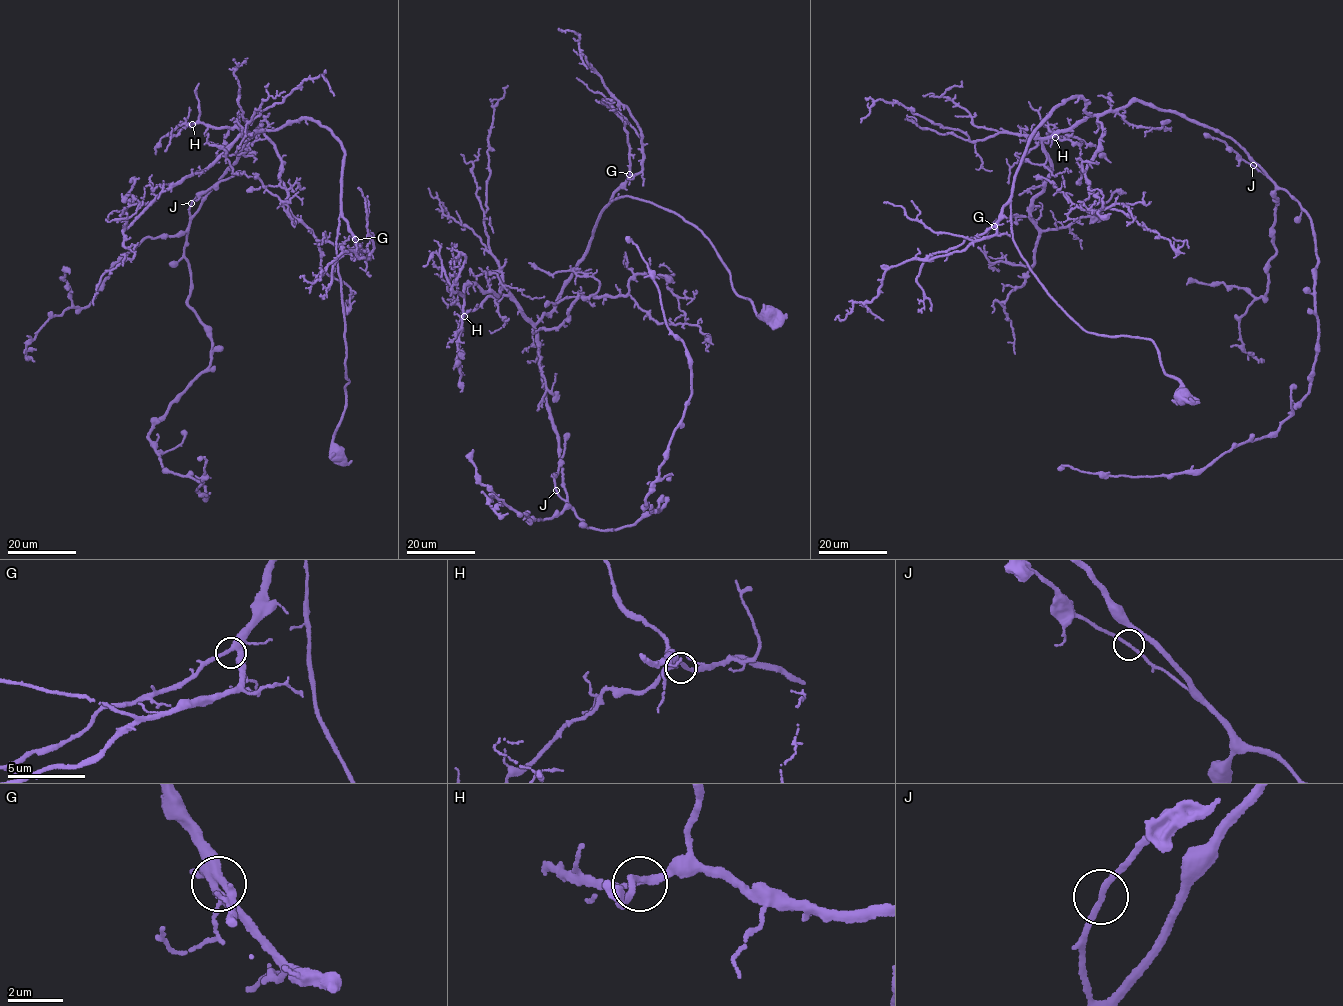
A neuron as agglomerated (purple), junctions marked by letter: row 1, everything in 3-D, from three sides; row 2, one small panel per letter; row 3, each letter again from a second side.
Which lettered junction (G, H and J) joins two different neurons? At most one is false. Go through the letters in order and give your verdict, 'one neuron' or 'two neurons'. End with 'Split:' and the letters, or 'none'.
G: one neuron
H: one neuron
J: one neuron
Split: none

